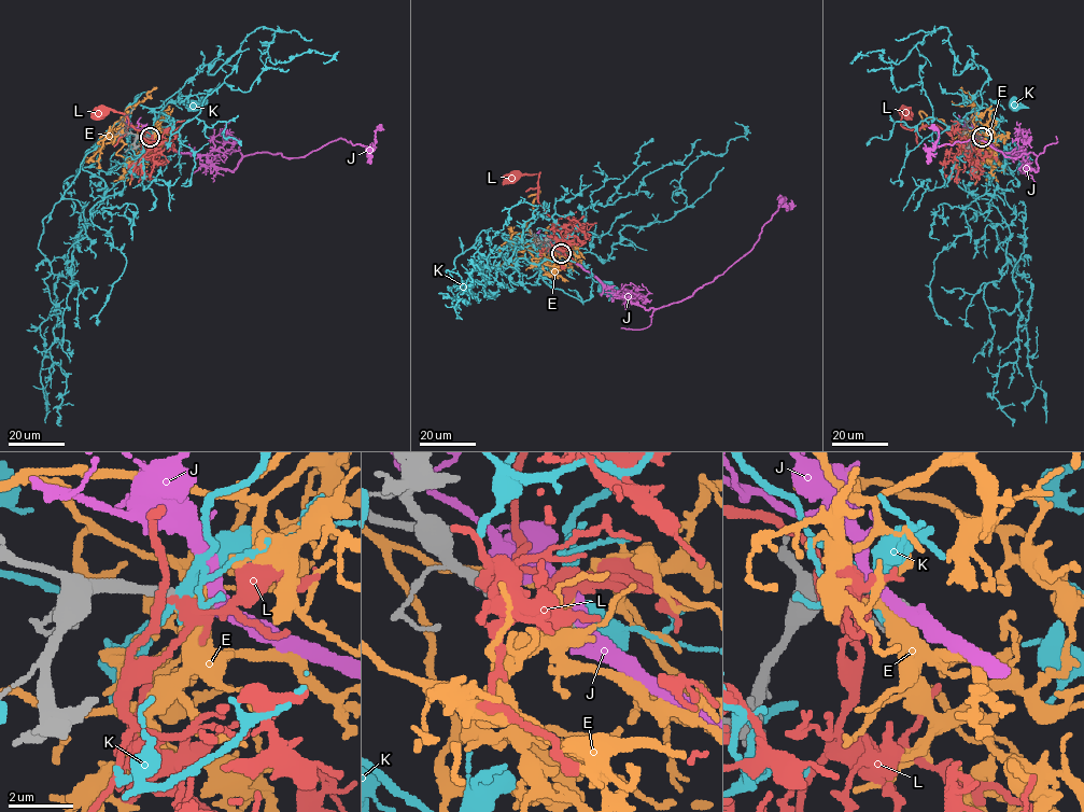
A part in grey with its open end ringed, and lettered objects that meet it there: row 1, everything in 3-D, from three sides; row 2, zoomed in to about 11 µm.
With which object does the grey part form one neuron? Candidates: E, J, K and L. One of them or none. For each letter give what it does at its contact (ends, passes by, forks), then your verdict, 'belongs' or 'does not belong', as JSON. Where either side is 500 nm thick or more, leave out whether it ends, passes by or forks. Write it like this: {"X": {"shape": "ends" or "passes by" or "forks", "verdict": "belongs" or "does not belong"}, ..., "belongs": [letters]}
{"E": {"shape": "passes by", "verdict": "does not belong"}, "J": {"shape": "passes by", "verdict": "belongs"}, "K": {"shape": "passes by", "verdict": "does not belong"}, "L": {"shape": "ends", "verdict": "does not belong"}, "belongs": ["J"]}

